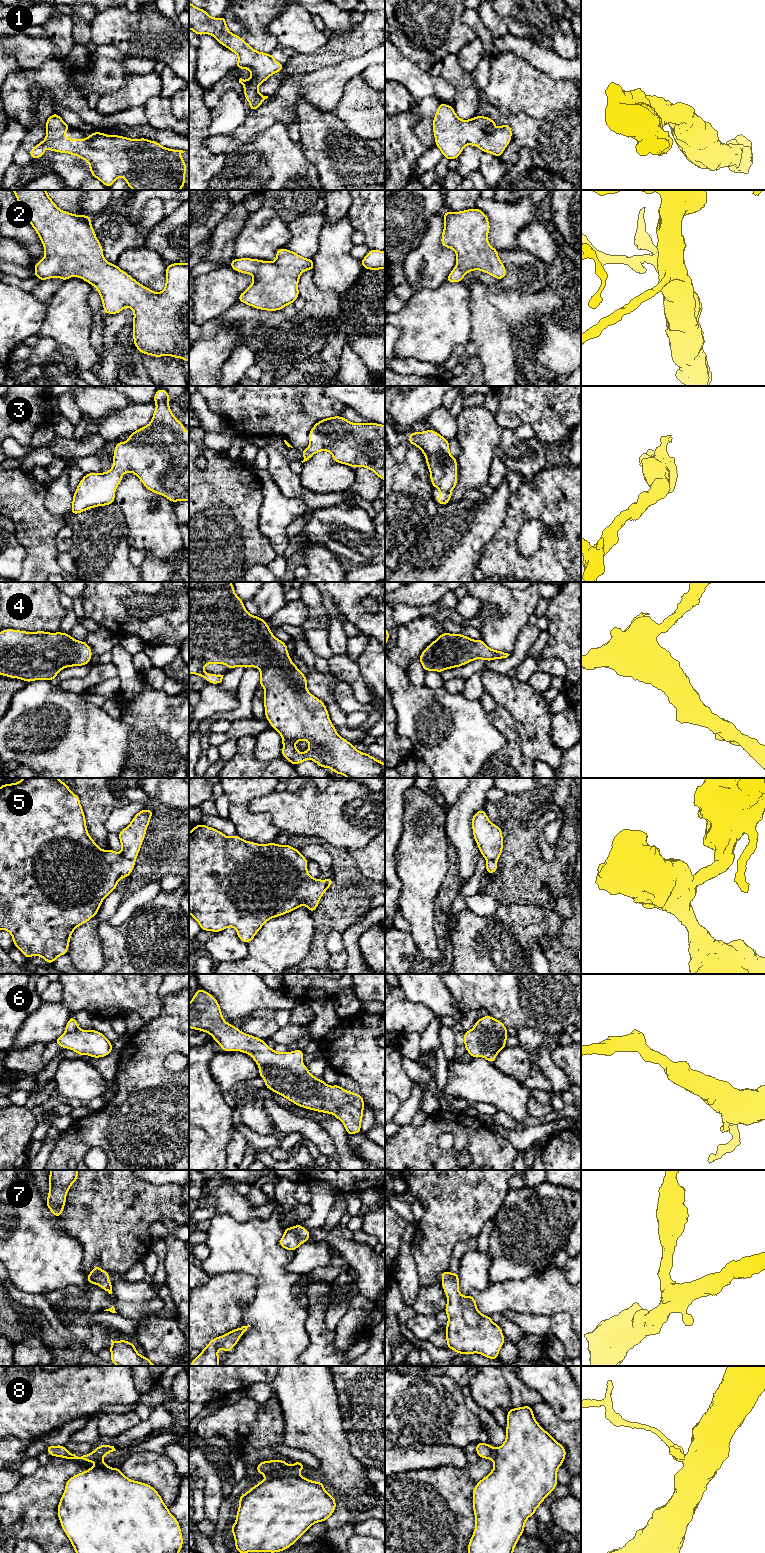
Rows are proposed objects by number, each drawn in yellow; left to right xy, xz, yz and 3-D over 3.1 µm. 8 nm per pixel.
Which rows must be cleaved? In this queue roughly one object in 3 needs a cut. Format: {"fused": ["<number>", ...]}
{"fused": ["8"]}

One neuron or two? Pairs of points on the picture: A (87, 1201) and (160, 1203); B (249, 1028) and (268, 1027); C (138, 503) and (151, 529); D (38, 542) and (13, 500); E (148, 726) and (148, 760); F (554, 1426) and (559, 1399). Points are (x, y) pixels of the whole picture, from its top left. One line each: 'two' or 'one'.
A: one
B: one
C: one
D: one
E: one
F: two

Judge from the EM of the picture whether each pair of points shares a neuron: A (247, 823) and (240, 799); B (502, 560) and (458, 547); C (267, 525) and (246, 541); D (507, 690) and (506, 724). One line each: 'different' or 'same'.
A: same
B: different
C: different
D: different

